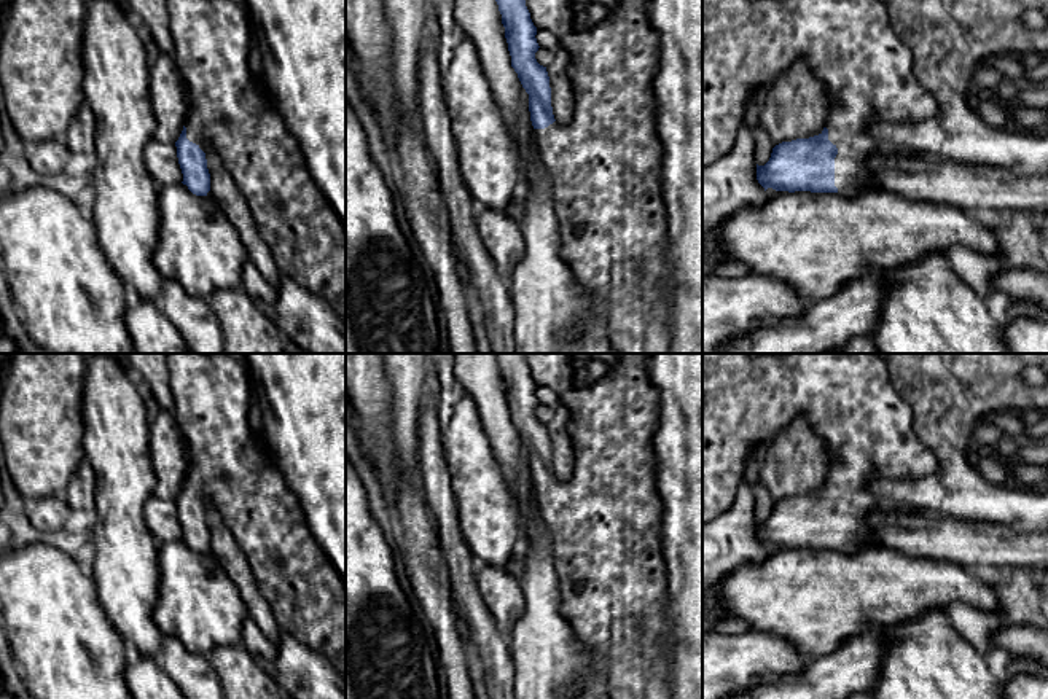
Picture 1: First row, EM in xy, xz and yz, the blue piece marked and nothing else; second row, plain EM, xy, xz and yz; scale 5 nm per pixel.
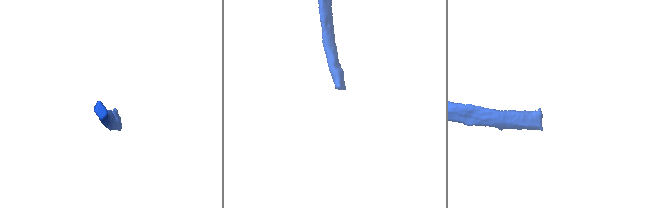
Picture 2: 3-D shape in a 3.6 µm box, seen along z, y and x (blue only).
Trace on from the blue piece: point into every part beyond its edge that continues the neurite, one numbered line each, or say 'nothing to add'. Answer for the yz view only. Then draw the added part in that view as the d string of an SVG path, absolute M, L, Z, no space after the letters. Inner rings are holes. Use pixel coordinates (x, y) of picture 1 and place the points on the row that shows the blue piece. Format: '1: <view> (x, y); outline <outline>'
1: yz (867, 70); outline M702 0L702 167L712 166L731 153L736 145L739 127L745 119L747 105L755 91L766 91L798 57L811 67L814 76L823 83L828 99L828 116L825 127L828 140L838 148L835 158L835 186L839 196L857 196L863 191L881 189L871 178L868 159L876 153L917 153L909 148L898 148L876 142L868 127L874 118L887 123L921 123L938 116L938 105L932 94L924 89L914 75L914 61L909 48L895 35L884 0Z

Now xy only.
1: xy (228, 110); outline M167 0L167 13L174 40L172 57L190 99L185 121L186 139L204 153L210 145L221 158L223 166L244 194L279 272L325 299L346 322L346 225L314 183L296 137L288 131L271 97L250 72L248 56L260 38L247 10L233 0Z

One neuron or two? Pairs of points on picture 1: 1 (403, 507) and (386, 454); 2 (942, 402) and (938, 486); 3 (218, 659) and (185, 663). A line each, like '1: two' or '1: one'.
1: two
2: one
3: two

